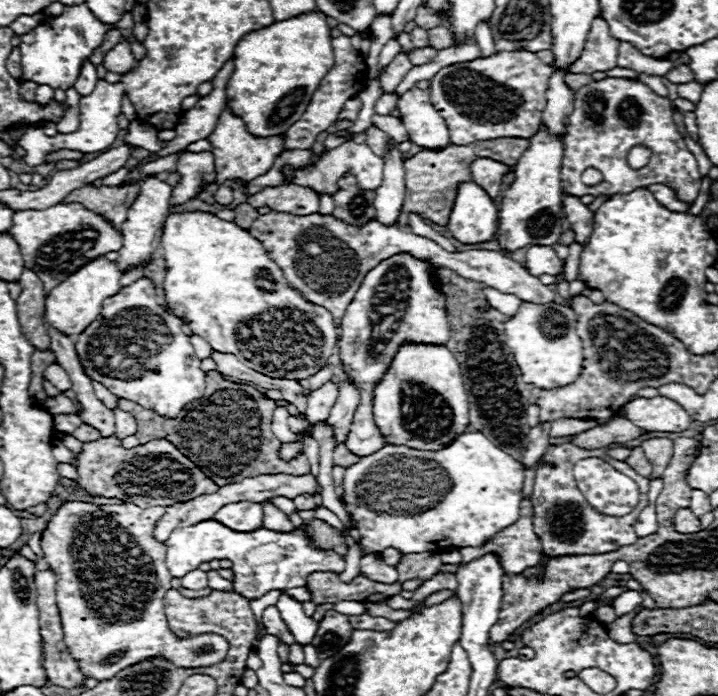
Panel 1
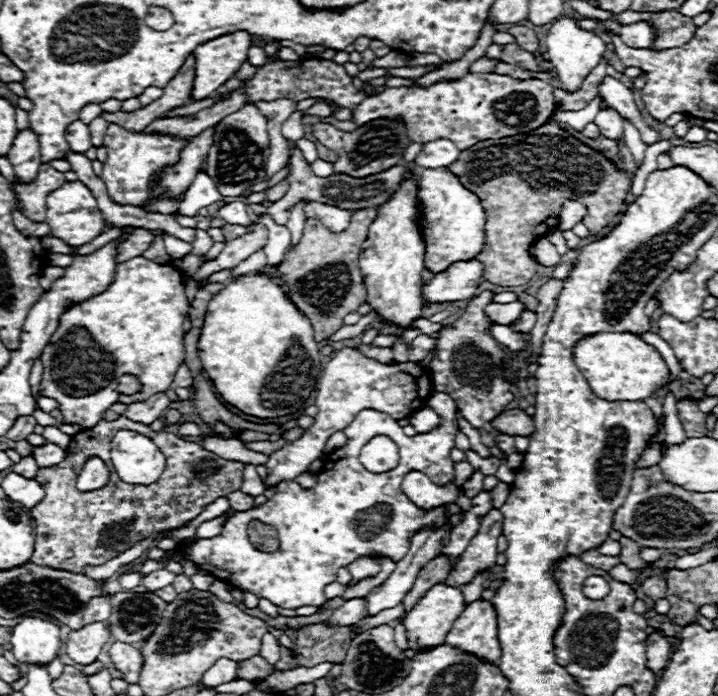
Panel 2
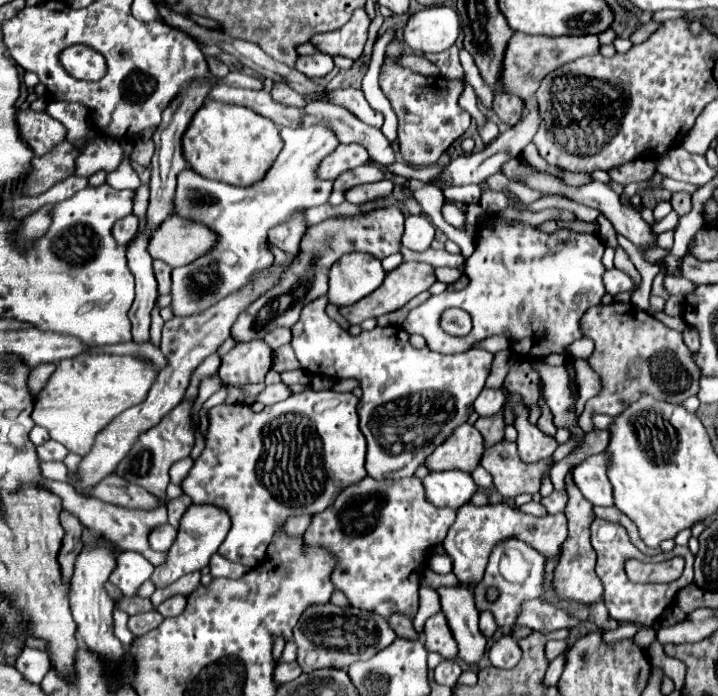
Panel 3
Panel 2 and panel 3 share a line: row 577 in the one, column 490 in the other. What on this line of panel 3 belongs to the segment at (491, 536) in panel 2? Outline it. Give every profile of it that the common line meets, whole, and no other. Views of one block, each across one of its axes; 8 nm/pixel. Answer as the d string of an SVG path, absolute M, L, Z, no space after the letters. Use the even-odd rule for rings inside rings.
M502 440L484 452L480 464L492 474L498 494L504 498L516 498L524 492L538 492L540 476L552 466L552 460L546 458L536 464L524 464L516 452L516 442Z

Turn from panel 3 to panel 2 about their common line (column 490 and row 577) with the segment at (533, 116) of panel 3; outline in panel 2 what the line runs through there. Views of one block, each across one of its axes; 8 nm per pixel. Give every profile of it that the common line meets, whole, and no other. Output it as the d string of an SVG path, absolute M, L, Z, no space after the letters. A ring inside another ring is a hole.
M162 568L162 570L156 570L156 572L150 572L150 574L142 576L140 584L146 586L150 592L156 592L156 590L160 590L164 586L170 586L174 582L174 578L176 578L176 574L172 574L166 568Z

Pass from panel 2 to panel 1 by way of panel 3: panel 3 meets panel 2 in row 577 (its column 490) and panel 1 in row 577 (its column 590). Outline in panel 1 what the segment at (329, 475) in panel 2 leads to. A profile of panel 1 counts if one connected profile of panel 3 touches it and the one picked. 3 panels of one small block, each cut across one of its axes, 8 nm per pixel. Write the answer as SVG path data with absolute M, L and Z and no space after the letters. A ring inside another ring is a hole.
M202 520L196 526L176 528L166 546L166 566L172 576L182 578L192 568L212 558L232 560L234 588L246 598L260 598L270 590L288 590L296 586L306 586L306 578L312 572L342 572L344 560L334 552L322 552L312 548L300 530L294 532L272 532L258 528L254 532L234 532L216 520Z

